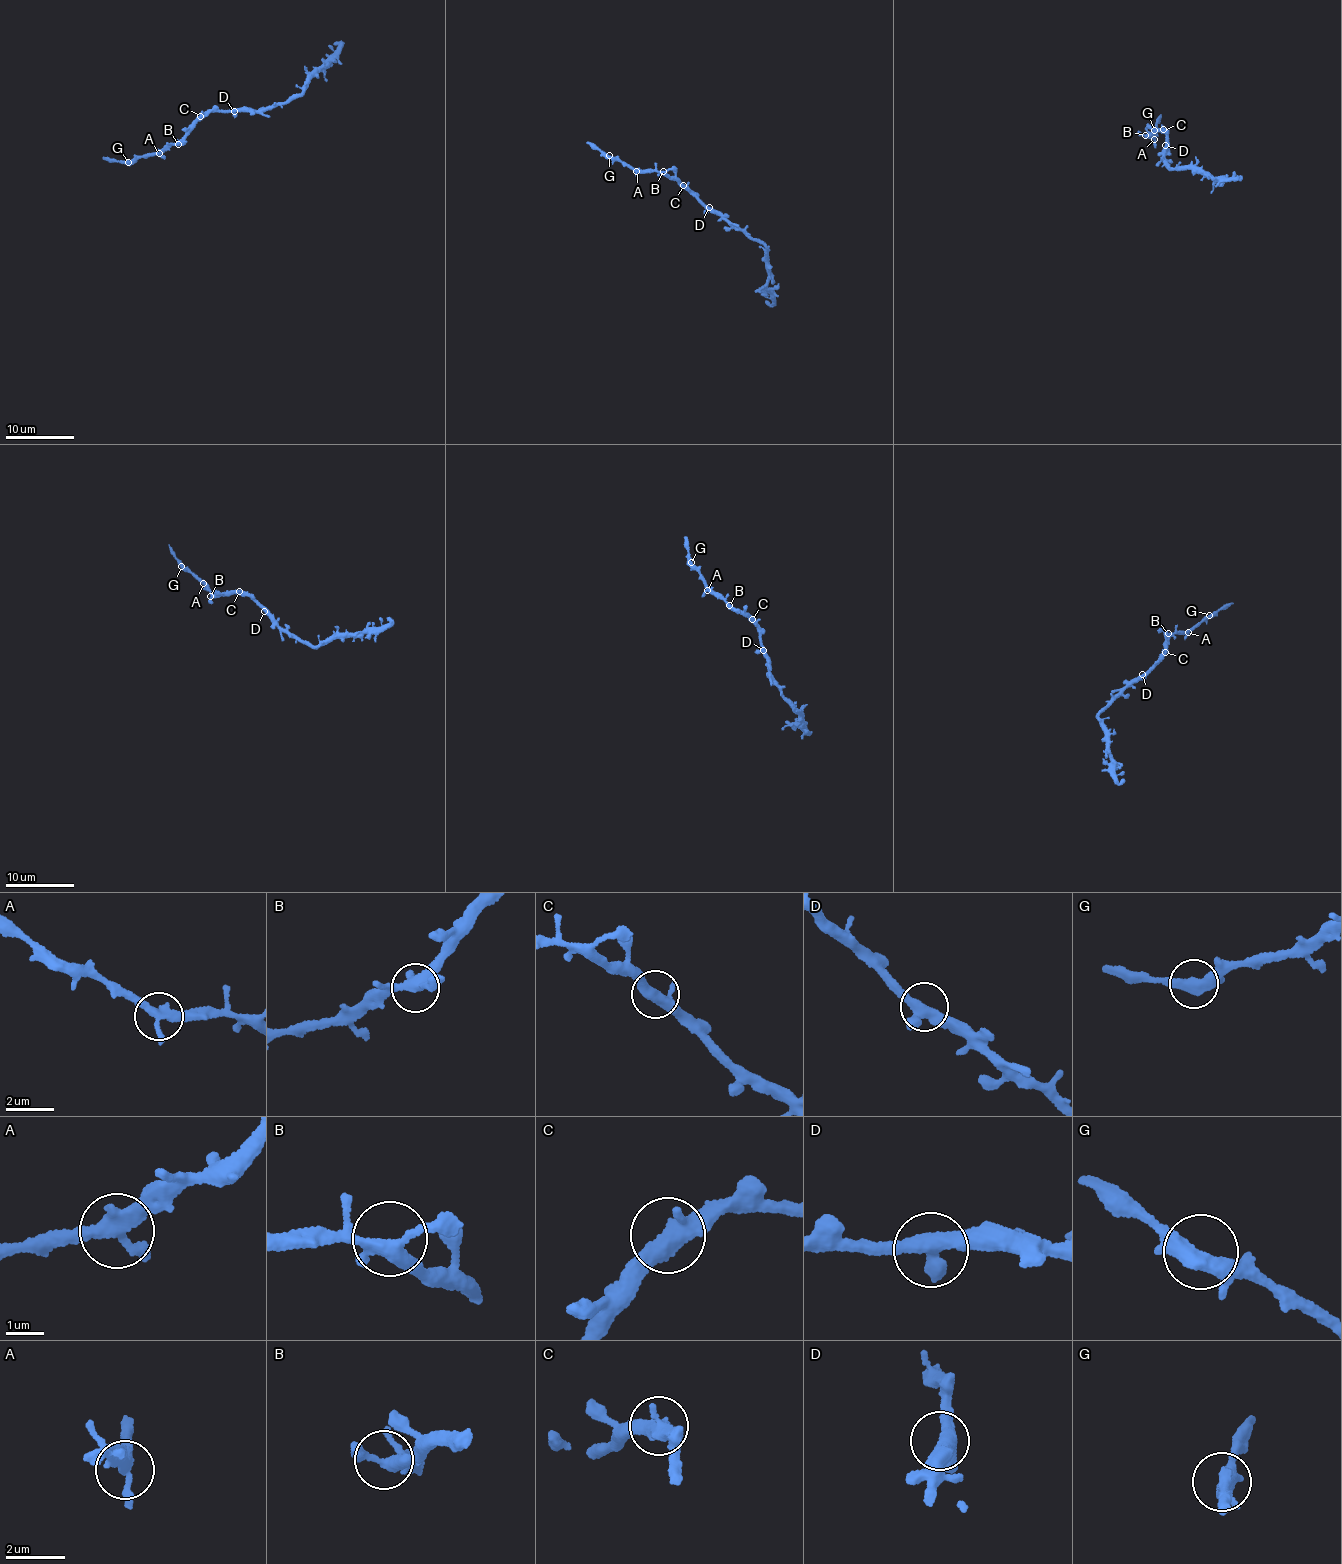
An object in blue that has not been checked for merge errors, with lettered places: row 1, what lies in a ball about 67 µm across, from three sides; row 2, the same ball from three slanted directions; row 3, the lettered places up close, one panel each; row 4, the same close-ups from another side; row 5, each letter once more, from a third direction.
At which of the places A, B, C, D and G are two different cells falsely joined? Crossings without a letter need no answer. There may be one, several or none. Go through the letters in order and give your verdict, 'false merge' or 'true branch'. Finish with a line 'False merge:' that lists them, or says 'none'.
A: true branch
B: true branch
C: true branch
D: true branch
G: true branch
False merge: none

